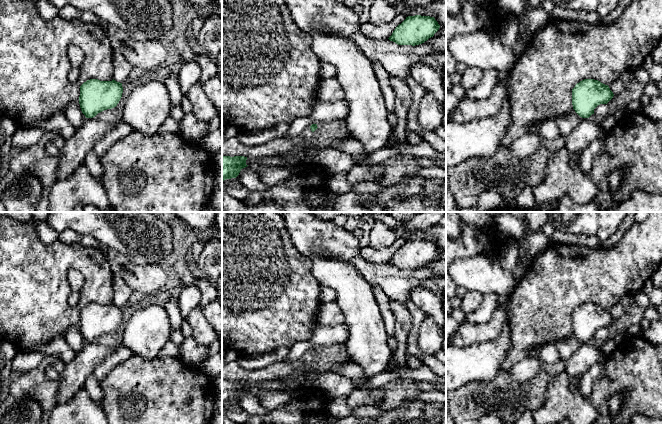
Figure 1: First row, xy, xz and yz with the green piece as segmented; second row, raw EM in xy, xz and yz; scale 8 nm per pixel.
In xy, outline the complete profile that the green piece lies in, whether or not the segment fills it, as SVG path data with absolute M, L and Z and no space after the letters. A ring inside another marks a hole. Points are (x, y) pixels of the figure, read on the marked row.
M90 79L80 86L79 104L86 118L117 106L123 93L122 83Z

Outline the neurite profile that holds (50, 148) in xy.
M53 142L47 143L44 146L44 151L50 156L57 156L59 153L58 147Z

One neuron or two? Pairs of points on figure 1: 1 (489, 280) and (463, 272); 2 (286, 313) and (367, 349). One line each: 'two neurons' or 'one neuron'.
1: one neuron
2: two neurons

